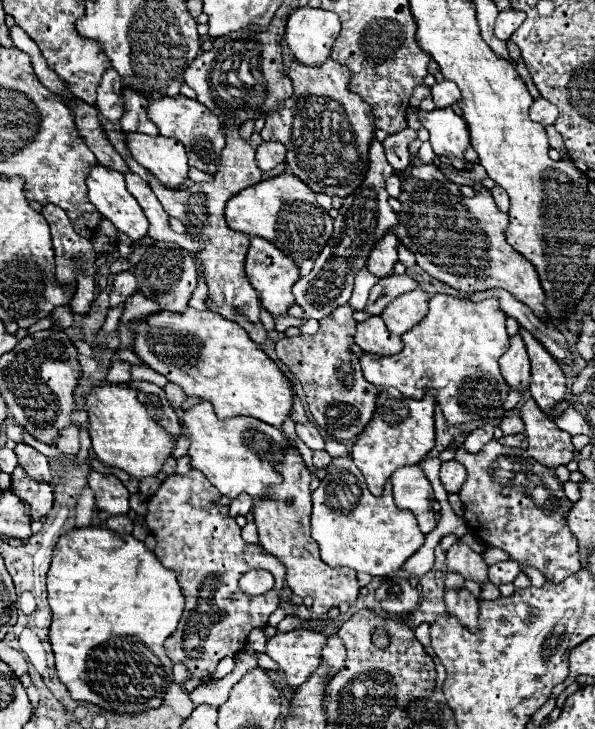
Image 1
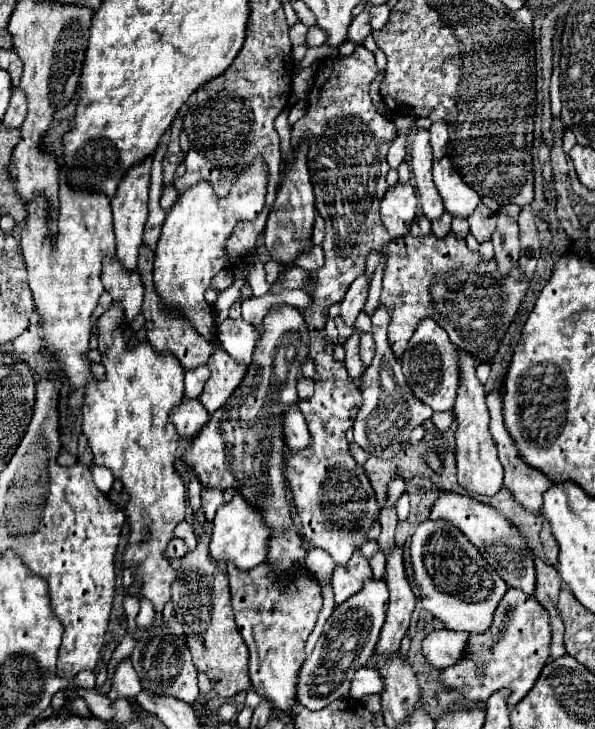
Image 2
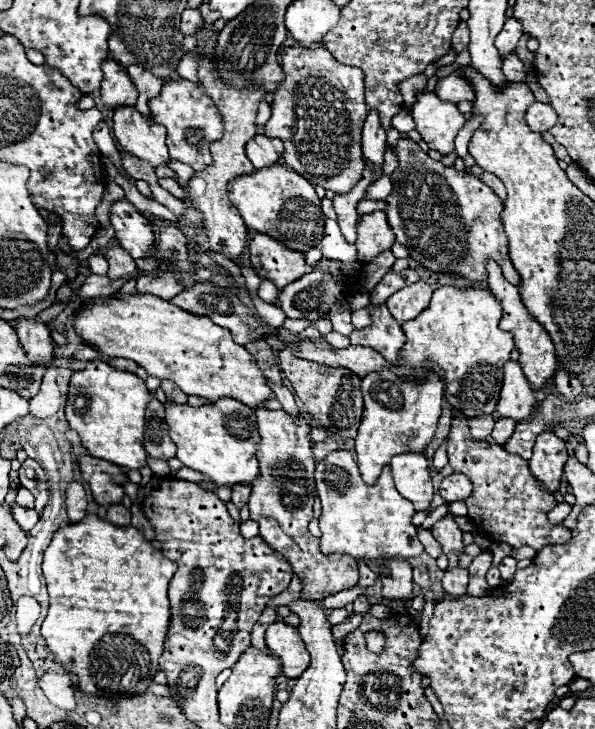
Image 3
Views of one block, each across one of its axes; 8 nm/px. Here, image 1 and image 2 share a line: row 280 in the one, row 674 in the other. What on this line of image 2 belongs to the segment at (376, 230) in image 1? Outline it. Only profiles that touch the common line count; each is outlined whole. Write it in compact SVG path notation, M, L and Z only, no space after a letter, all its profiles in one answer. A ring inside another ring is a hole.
M368 578L362 590L352 598L334 608L332 616L324 624L324 632L318 638L312 654L304 660L298 672L298 688L296 688L296 704L308 710L322 710L334 700L348 698L350 684L354 672L368 664L372 650L378 642L382 624L386 620L388 610L388 588L384 578Z

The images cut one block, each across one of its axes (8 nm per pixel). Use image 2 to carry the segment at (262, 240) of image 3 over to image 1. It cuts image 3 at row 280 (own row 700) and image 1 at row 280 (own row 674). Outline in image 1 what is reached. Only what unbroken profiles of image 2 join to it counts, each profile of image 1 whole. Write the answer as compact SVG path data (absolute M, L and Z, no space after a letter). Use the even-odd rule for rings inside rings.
M252 238L252 244L250 244L248 256L246 256L246 274L248 274L250 284L258 292L258 298L260 298L262 306L270 314L278 316L278 314L288 312L288 308L294 304L292 286L300 278L298 266L296 266L296 262L292 258L284 256L276 246L272 246L272 242L266 242L264 238Z

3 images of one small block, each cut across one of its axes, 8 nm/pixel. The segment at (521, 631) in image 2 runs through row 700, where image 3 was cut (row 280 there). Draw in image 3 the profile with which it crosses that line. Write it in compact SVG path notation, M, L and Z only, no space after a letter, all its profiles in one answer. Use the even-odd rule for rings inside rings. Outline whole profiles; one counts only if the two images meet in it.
M400 138L394 146L388 146L398 156L398 168L394 170L392 180L392 192L384 200L386 202L386 214L388 222L396 234L396 242L404 244L410 252L410 258L420 262L432 272L442 274L454 274L464 276L472 284L486 286L486 260L492 258L498 262L498 266L504 272L504 278L512 284L520 284L520 276L514 270L510 256L508 256L508 240L502 226L502 202L470 172L460 172L454 166L444 166L442 162L432 160L426 152L420 150L420 146L412 140Z

